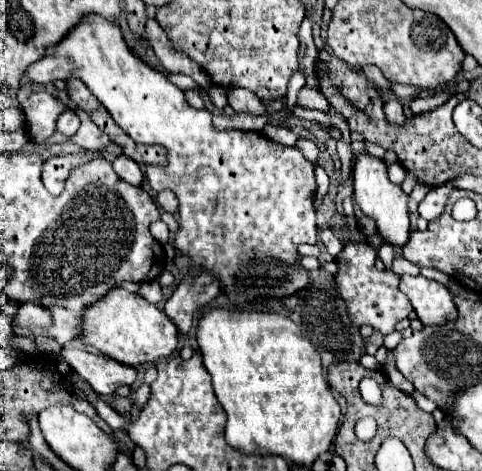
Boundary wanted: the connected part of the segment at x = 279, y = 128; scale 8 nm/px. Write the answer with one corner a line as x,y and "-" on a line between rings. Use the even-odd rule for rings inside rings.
266,125
262,133
264,133
268,139
276,141
276,143
292,145
292,147
294,147
294,145
298,143
298,139
300,139
292,129
288,129
288,127
284,127
284,125

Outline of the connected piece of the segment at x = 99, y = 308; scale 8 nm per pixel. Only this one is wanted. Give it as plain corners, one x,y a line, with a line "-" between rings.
122,287
112,289
106,297
90,305
88,311
84,311
82,321
82,341
86,345
100,349
104,355
130,367
170,357
178,349
178,329
170,317
156,305
148,303
142,295
128,293

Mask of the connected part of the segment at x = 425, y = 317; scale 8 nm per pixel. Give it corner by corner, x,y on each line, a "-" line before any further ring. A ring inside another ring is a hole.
402,275
400,291
406,293
418,319
424,325
446,325
448,321
454,321
458,317
454,297
444,285
436,281
430,281
422,275

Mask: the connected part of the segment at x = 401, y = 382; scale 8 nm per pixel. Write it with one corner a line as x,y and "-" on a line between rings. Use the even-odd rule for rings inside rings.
388,351
388,361
386,361
386,375
388,375
388,379
400,389
400,391
404,391
406,395
414,395
414,387
394,369
394,361
392,361
392,351

